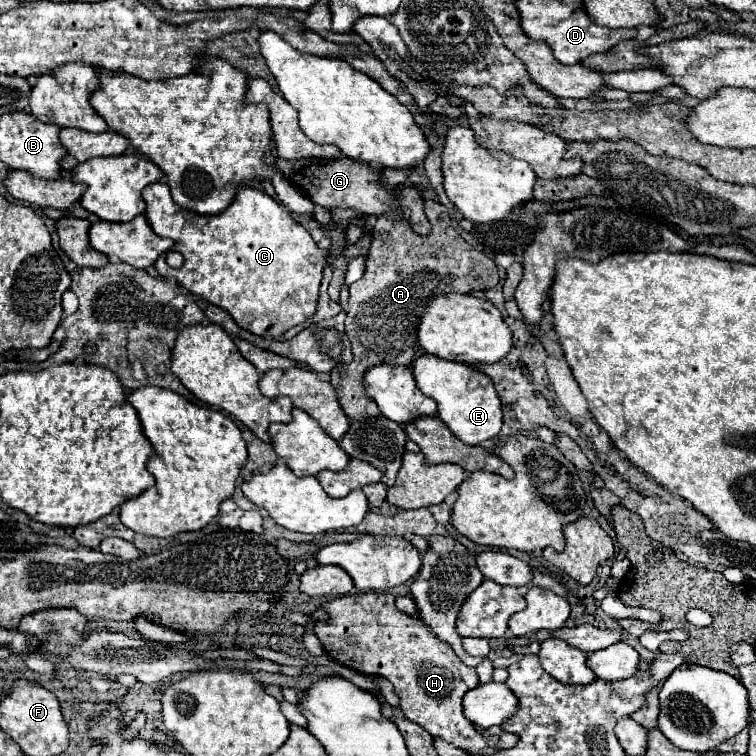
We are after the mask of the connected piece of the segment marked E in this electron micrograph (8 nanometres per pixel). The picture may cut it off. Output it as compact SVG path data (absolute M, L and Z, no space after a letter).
M430 354L420 356L412 364L412 372L416 378L416 386L422 390L422 394L430 396L438 404L438 418L444 420L444 424L454 432L456 438L460 438L464 444L480 444L484 440L494 438L500 432L502 426L502 404L494 390L494 386L480 386L474 382L492 382L482 372L474 370L468 364L442 360Z

